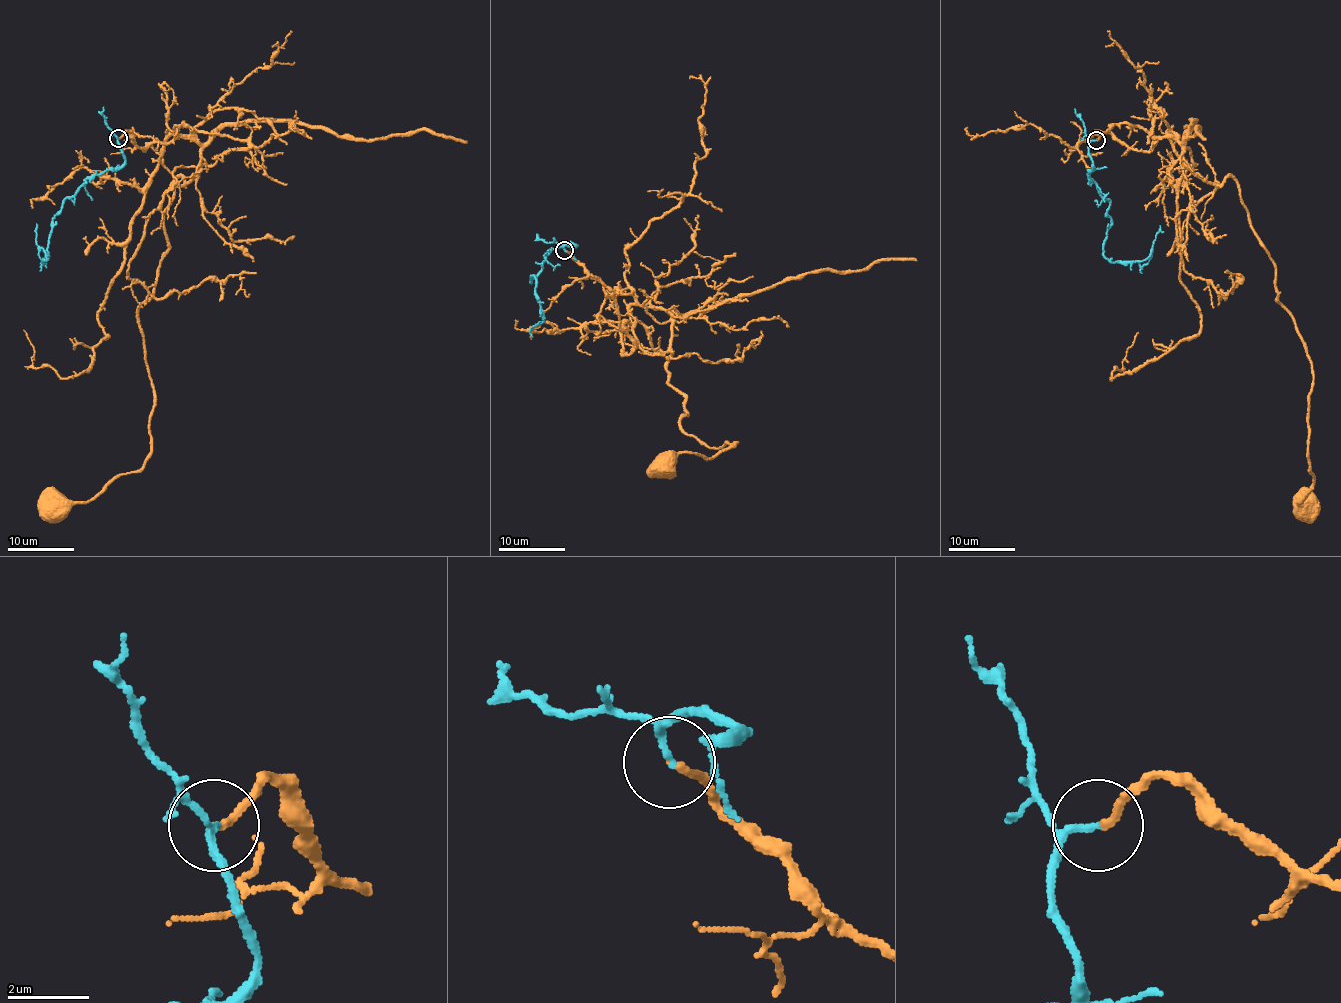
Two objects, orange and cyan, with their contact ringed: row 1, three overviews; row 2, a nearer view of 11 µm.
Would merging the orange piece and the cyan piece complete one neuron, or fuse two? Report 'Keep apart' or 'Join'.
Join

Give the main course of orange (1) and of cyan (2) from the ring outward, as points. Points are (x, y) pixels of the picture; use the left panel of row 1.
1: (118, 138), (193, 138), (200, 162), (176, 182), (137, 318), (150, 458), (59, 509)
2: (118, 138), (125, 161), (118, 168), (95, 174), (65, 199), (52, 218), (45, 259), (37, 245), (36, 223)

